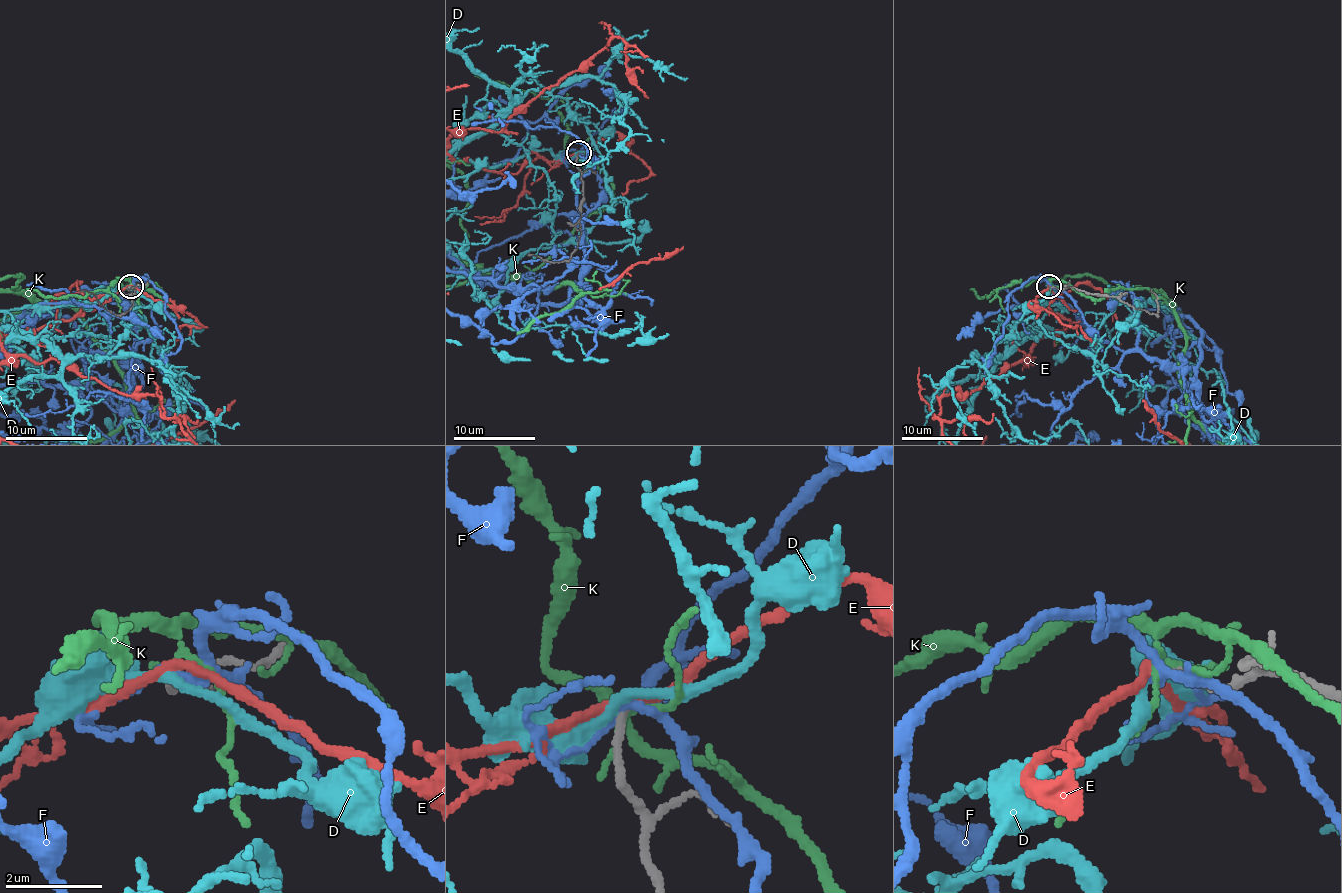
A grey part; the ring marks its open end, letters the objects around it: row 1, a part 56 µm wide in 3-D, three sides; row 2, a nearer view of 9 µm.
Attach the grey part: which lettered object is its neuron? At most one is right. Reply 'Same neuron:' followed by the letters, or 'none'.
Same neuron: none

